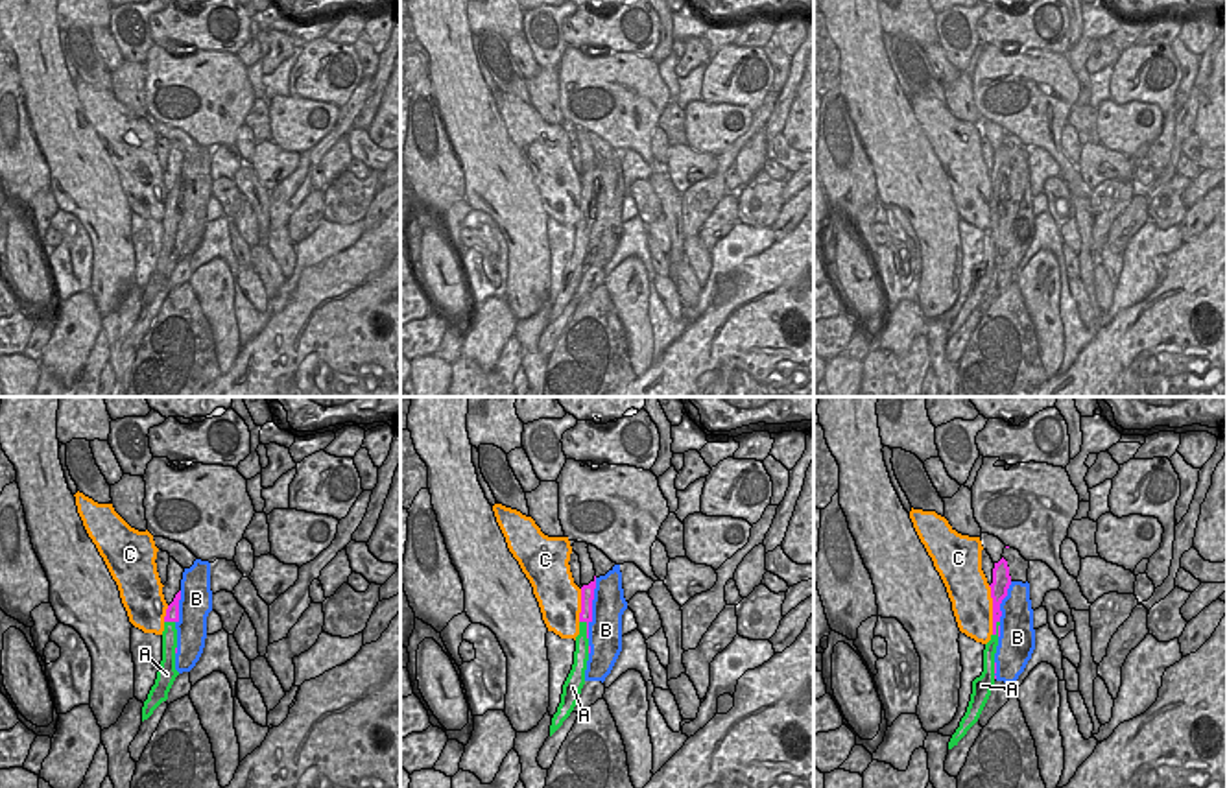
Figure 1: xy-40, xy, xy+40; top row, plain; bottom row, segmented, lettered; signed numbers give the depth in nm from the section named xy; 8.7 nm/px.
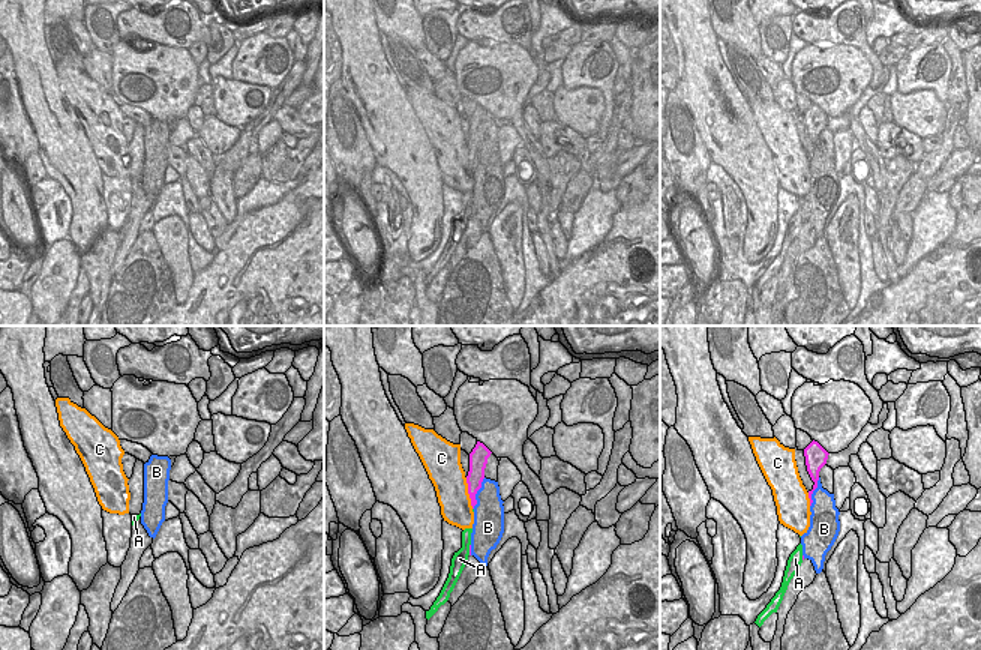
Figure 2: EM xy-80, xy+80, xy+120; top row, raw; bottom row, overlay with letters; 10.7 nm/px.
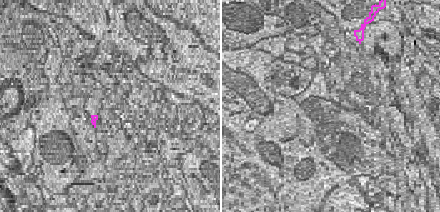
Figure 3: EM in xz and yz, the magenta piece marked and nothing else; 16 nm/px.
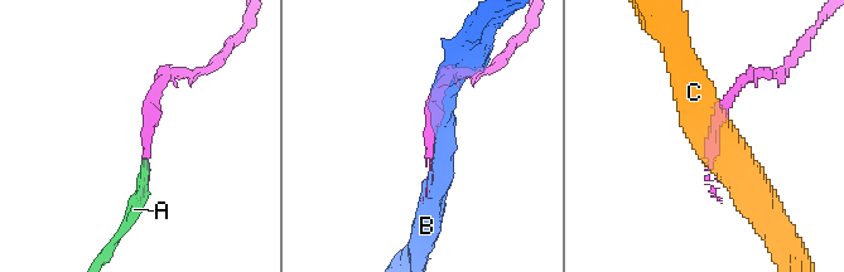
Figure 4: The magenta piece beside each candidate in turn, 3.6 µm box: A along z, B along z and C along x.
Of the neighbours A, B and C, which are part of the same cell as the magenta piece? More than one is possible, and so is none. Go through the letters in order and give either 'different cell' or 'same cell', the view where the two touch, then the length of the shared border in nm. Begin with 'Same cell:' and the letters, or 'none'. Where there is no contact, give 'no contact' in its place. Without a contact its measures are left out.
Same cell: A
A: same cell; contact in xy+40; length 150 nm
B: different cell; contact in xy; length 550 nm
C: different cell; contact in xy+40; length 440 nm

